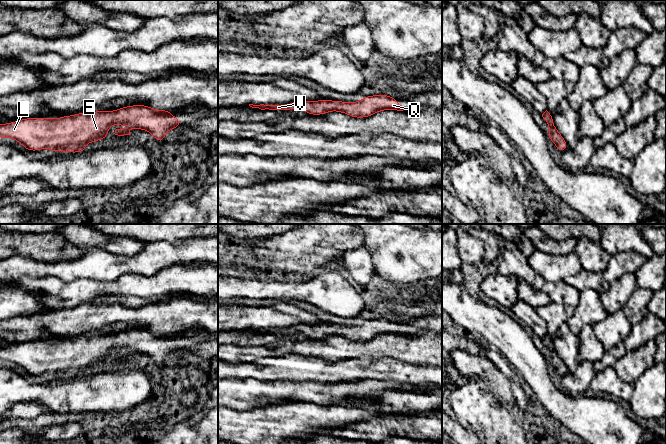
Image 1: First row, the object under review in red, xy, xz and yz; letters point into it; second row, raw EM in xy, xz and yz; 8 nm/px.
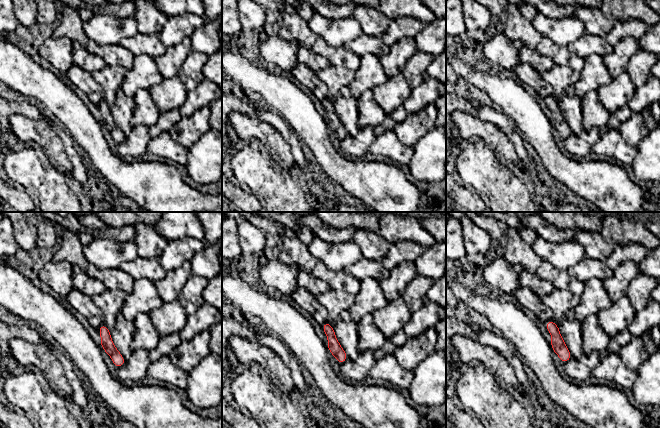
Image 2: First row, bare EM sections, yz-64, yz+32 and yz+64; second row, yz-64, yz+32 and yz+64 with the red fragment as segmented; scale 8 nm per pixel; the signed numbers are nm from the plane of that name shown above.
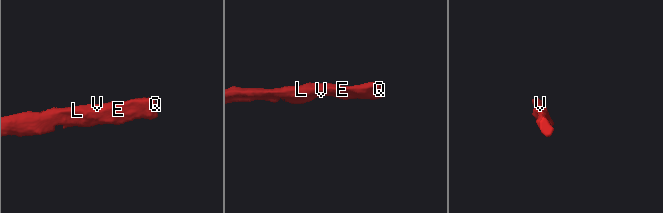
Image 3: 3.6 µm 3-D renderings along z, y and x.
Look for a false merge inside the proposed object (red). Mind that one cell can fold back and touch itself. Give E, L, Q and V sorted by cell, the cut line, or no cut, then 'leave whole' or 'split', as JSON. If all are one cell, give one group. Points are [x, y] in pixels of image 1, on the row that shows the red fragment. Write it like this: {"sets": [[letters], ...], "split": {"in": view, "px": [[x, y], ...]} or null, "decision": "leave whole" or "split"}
{"sets": [["E", "L", "Q", "V"]], "split": null, "decision": "leave whole"}

